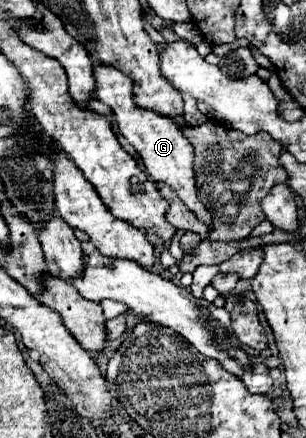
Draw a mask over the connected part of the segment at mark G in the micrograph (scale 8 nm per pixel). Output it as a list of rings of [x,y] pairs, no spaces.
[[[98,65],[94,67],[94,77],[96,77],[96,93],[102,103],[106,103],[118,121],[118,131],[122,137],[138,151],[148,175],[154,181],[162,181],[170,185],[178,197],[184,201],[184,205],[204,223],[212,229],[212,219],[204,203],[198,199],[198,189],[196,189],[196,177],[194,177],[194,149],[190,141],[180,133],[180,127],[170,121],[168,117],[156,115],[154,111],[140,109],[134,105],[134,95],[132,95],[132,81],[120,73],[114,67],[108,65]]]

